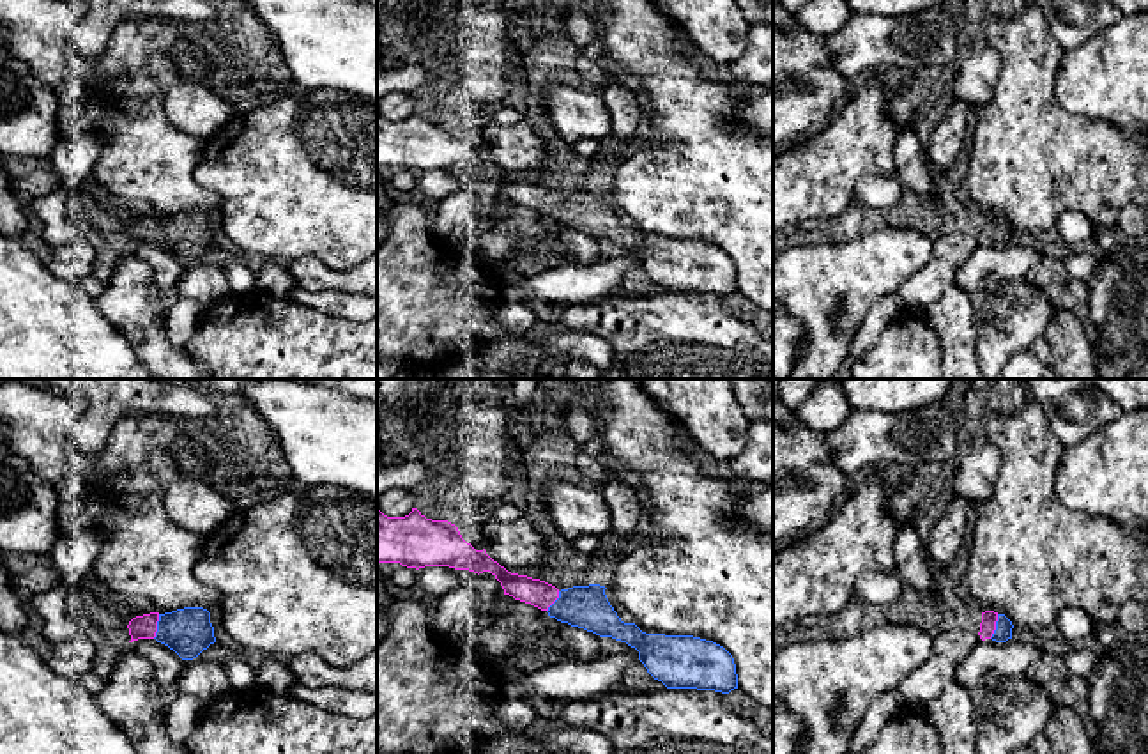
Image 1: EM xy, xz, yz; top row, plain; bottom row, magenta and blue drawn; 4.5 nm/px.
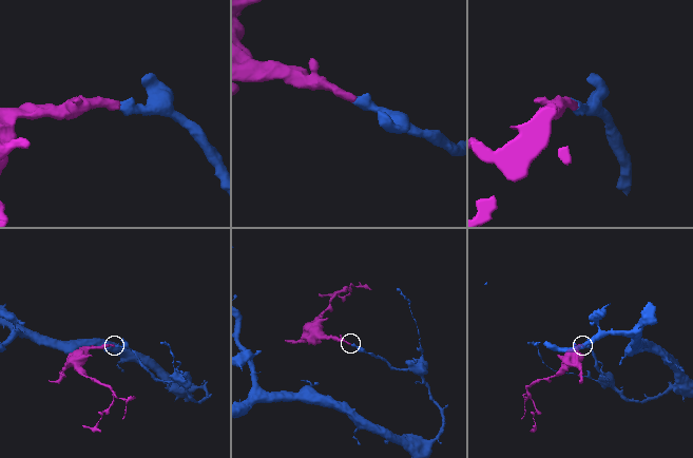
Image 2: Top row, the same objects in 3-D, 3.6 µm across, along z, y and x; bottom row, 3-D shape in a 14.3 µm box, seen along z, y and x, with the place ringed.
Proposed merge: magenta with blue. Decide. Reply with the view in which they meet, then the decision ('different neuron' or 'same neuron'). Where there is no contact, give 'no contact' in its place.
xy | same neuron

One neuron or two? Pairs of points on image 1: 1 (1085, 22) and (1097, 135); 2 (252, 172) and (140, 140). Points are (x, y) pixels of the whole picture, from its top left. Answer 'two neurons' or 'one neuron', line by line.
1: two neurons
2: two neurons

